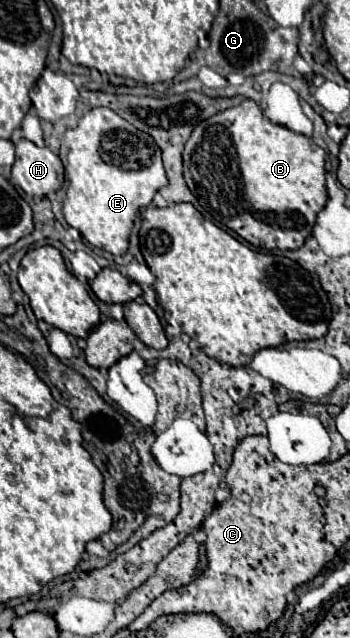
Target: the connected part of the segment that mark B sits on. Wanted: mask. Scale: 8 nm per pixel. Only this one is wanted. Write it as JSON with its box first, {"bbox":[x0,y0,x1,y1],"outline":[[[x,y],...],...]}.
{"bbox":[183,100,327,250],"outline":[[[243,100],[239,106],[221,110],[193,128],[183,150],[183,172],[189,190],[215,222],[225,224],[257,248],[297,250],[311,236],[315,216],[327,202],[325,156],[325,150],[313,138],[269,122],[253,100]]]}

